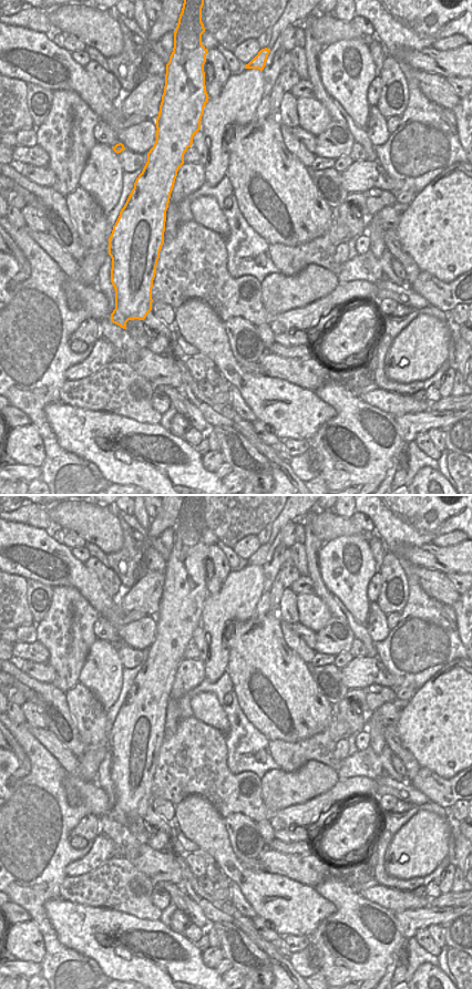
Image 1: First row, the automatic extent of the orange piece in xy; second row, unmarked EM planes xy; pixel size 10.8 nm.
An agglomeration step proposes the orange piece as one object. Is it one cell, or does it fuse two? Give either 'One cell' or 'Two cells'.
Two cells

